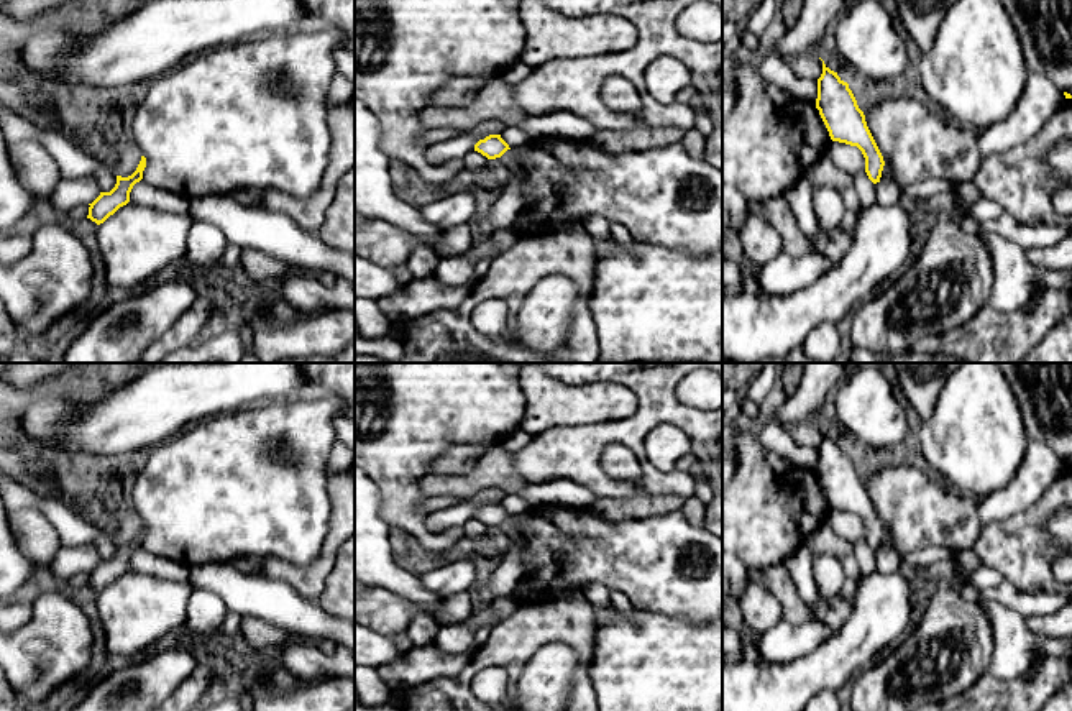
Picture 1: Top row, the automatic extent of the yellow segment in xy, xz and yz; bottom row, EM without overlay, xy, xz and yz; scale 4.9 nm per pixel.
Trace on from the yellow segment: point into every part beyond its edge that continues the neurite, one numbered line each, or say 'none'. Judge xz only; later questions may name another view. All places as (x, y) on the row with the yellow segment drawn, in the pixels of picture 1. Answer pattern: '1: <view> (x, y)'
none

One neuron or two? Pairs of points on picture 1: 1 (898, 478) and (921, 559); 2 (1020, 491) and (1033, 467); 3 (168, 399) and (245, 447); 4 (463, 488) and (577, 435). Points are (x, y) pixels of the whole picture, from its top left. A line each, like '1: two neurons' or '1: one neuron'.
1: two neurons
2: one neuron
3: two neurons
4: two neurons

